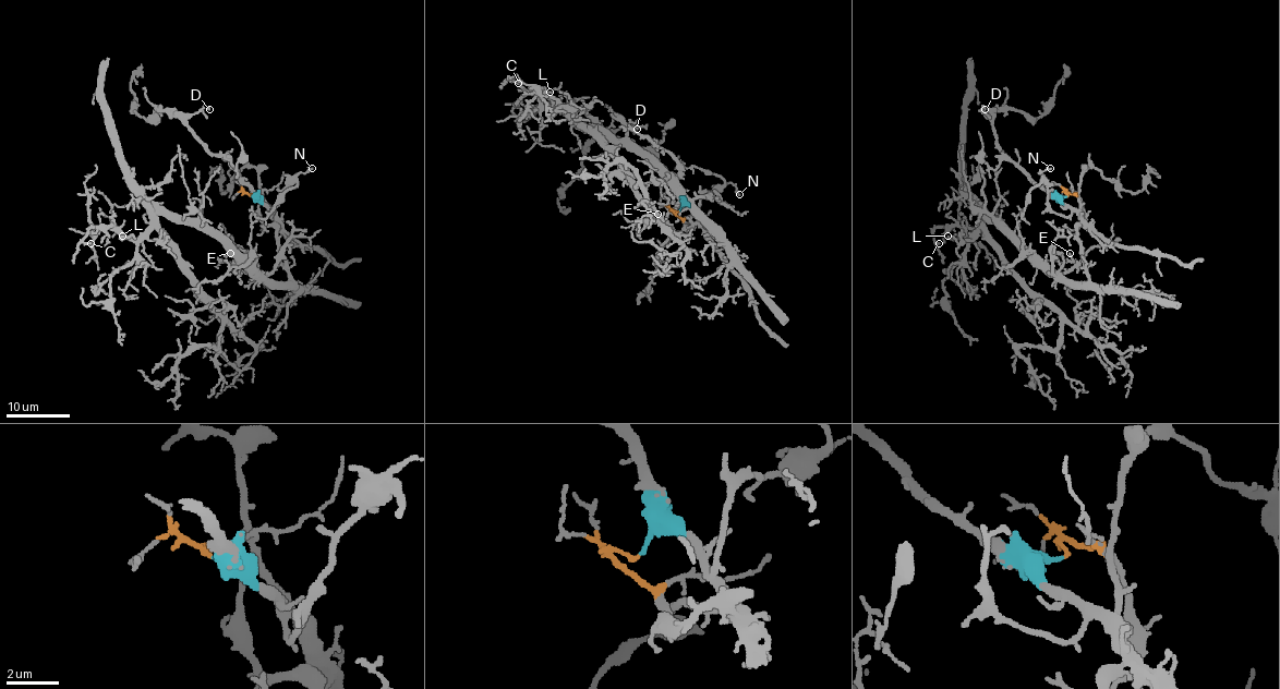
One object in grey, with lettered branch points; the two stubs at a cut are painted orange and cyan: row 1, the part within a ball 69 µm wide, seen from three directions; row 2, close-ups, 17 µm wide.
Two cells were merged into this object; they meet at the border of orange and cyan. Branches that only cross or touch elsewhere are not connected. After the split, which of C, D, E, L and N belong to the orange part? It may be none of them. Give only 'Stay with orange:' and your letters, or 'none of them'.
Stay with orange: C, E, L

